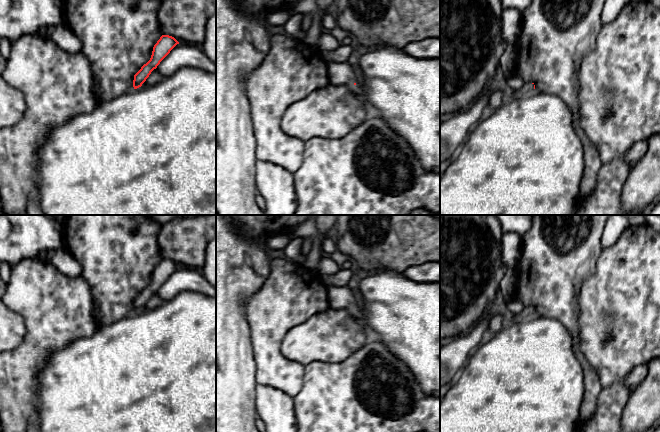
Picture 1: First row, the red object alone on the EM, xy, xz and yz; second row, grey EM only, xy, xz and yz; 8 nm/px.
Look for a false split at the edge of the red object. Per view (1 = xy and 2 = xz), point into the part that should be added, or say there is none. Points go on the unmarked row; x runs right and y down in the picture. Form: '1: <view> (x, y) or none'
1: none
2: none

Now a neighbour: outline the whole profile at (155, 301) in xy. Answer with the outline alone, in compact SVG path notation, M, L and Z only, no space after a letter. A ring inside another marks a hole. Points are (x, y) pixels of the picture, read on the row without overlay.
M154 293L141 311L153 310L160 306L162 303L163 300L157 295L157 293Z

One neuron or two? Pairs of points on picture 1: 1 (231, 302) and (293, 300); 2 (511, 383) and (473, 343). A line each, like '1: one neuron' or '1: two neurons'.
1: two neurons
2: two neurons

